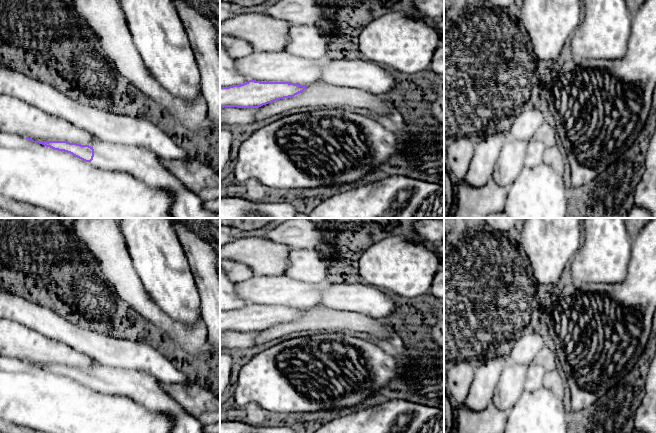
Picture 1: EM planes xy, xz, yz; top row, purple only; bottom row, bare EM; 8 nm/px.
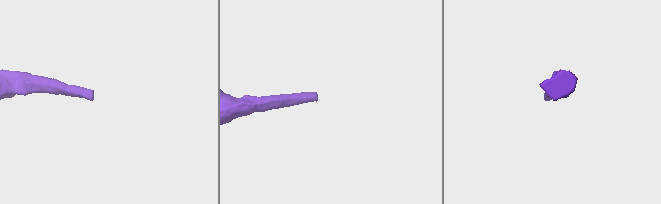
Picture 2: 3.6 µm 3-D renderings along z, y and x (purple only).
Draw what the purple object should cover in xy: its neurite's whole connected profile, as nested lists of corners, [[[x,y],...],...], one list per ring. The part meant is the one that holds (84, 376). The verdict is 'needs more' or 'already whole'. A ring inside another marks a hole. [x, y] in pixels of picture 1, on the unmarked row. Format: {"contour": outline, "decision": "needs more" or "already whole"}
{"contour": [[[26,361],[25,363],[27,364],[30,364],[32,366],[36,366],[36,367],[39,367],[39,368],[42,368],[46,371],[50,371],[54,374],[58,374],[58,375],[64,375],[64,376],[67,376],[67,377],[70,377],[72,378],[73,380],[85,385],[85,386],[91,386],[93,383],[95,384],[95,388],[97,391],[99,392],[103,392],[103,393],[106,393],[106,394],[112,394],[112,395],[122,395],[122,396],[126,396],[126,397],[129,397],[130,399],[134,400],[135,402],[141,404],[142,406],[146,407],[147,409],[153,411],[153,412],[158,412],[158,413],[164,413],[166,414],[167,416],[169,416],[171,419],[172,419],[172,430],[171,430],[171,433],[205,433],[204,431],[204,426],[197,420],[195,419],[193,416],[189,415],[188,413],[185,412],[185,410],[173,399],[171,398],[159,385],[159,383],[157,382],[157,380],[151,376],[150,374],[144,372],[144,371],[136,371],[136,370],[123,370],[123,369],[118,369],[118,368],[111,368],[111,367],[107,367],[107,366],[103,366],[103,365],[97,365],[95,371],[91,371],[89,369],[81,369],[81,368],[77,368],[77,367],[70,367],[70,366],[67,366],[67,365],[34,365],[32,364],[31,362],[29,361]]], "decision": "needs more"}

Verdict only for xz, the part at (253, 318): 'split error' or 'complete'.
complete

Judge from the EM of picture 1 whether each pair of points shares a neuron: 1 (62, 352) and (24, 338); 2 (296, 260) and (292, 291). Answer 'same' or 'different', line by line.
1: same
2: different

